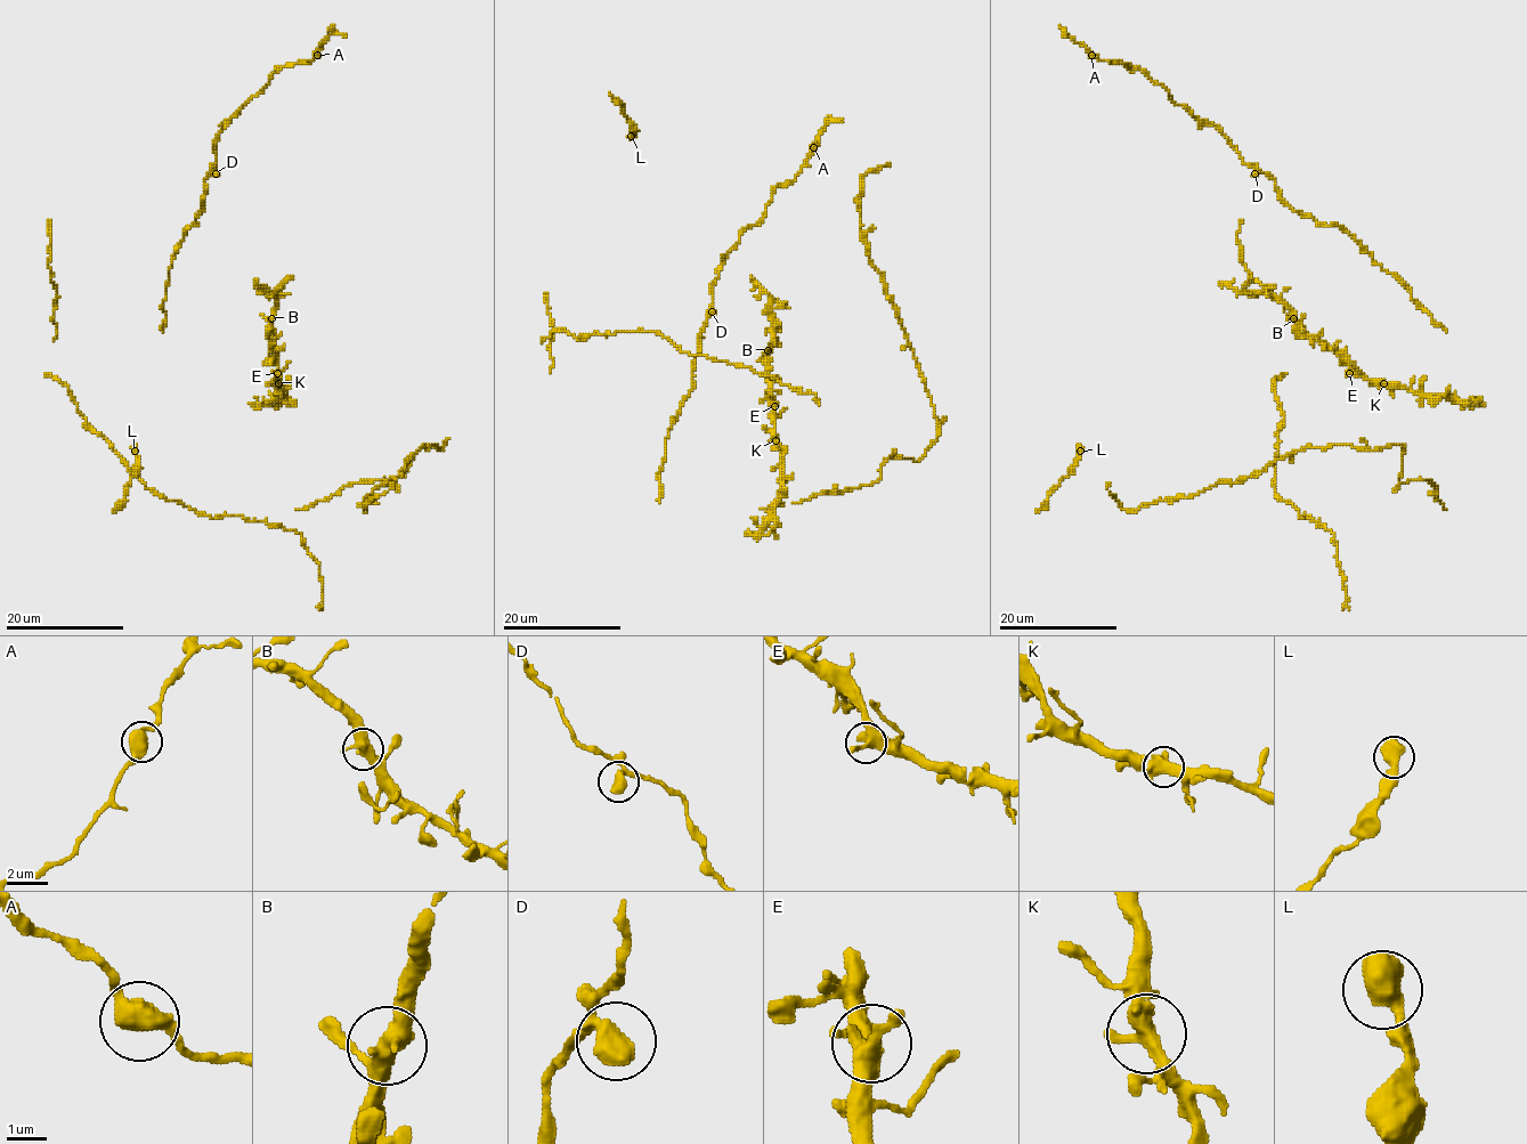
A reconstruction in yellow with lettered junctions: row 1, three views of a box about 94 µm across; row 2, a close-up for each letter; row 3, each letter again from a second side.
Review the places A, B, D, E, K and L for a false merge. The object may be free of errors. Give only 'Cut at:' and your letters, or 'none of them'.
Cut at: none of them

